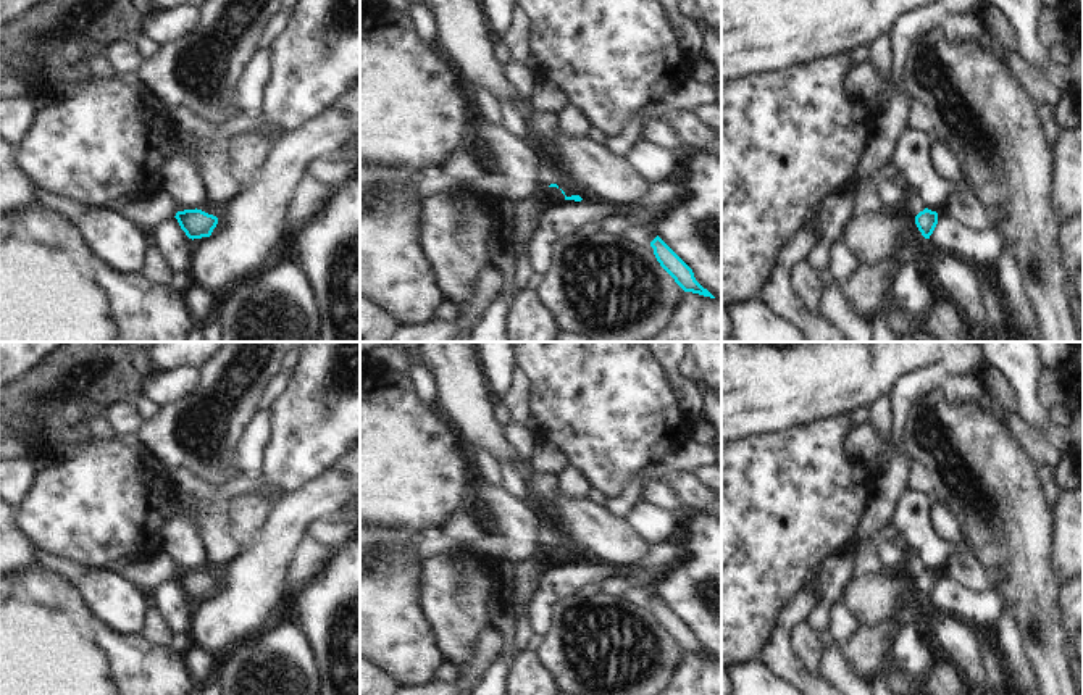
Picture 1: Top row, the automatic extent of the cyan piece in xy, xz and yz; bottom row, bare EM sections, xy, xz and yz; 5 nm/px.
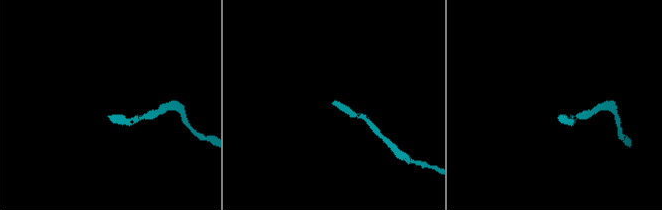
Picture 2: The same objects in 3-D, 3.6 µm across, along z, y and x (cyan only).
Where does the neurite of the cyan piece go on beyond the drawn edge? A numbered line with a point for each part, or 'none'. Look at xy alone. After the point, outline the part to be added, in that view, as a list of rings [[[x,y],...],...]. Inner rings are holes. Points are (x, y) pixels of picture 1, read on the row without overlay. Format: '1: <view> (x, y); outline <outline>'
1: xy (207, 568); outline [[[203,563],[203,564],[200,564],[197,571],[202,571],[202,572],[205,572],[205,574],[208,574],[208,576],[216,577],[216,579],[221,579],[221,577],[223,577],[221,568],[216,568],[216,566],[213,566],[211,563]]]

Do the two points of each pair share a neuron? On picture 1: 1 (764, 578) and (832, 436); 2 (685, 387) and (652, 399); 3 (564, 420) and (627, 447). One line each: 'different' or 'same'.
1: same
2: different
3: same

